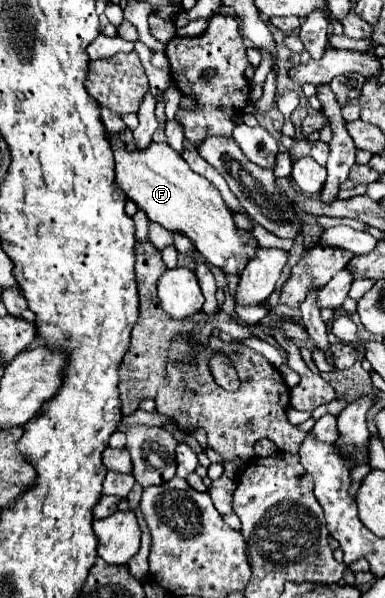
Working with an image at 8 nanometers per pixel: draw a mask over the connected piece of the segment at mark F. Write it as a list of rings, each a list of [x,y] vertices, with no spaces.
[[[109,135],[109,141],[115,153],[117,187],[123,189],[123,193],[133,199],[151,221],[161,223],[169,231],[179,231],[191,237],[197,251],[203,253],[211,265],[219,267],[227,275],[241,275],[247,263],[255,257],[259,243],[251,231],[237,227],[233,213],[225,207],[217,187],[199,173],[191,171],[187,161],[167,143],[153,141],[145,153],[129,153],[119,139]]]

